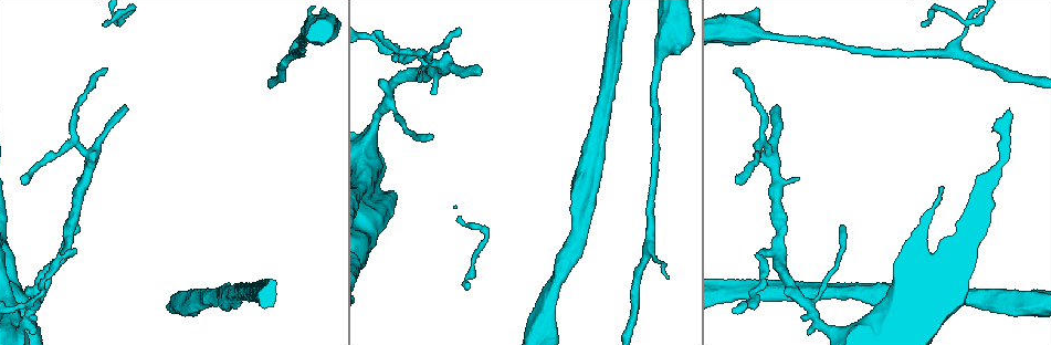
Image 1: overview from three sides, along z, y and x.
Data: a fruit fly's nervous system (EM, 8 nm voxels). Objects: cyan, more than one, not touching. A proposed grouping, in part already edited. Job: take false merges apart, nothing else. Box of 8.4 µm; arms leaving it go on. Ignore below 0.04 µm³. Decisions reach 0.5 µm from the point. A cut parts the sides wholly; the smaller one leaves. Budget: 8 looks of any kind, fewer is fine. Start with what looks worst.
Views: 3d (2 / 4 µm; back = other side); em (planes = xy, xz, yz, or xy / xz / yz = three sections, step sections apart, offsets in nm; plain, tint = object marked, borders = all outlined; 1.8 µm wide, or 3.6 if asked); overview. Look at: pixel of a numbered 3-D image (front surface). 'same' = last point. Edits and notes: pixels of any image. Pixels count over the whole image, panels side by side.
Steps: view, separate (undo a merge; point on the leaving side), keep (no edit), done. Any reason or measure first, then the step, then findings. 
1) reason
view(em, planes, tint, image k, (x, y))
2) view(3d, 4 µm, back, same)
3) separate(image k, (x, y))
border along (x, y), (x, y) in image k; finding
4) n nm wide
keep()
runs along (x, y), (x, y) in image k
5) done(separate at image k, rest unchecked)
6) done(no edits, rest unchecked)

sharp bend
view(em, planes, tint, image 1, (71, 140))

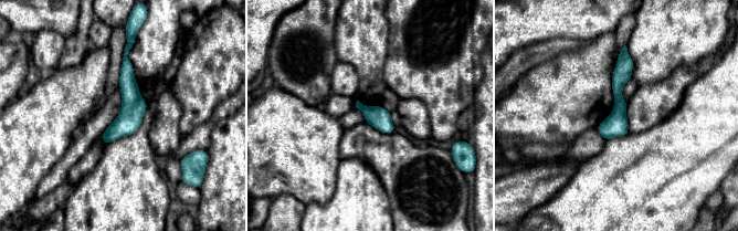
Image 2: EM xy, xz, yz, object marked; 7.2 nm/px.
keep()
runs along (624, 51), (618, 119), (605, 136) in image 2; one cell here

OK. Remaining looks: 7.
calibre changes
view(3d, 4 µm, image 1, (542, 318))

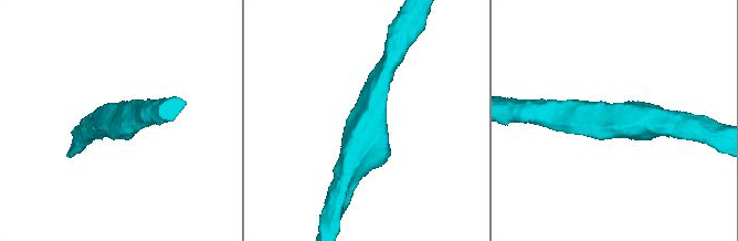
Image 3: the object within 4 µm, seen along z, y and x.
view(em, 3.6 µm, planes, plain, image 3, (371, 122))

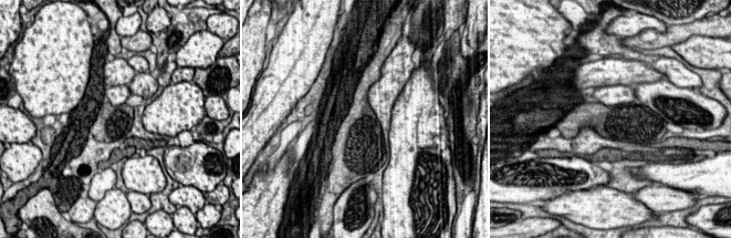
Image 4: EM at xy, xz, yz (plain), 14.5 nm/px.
with the object marked
view(em, 3.6 µm, planes, tint, same)

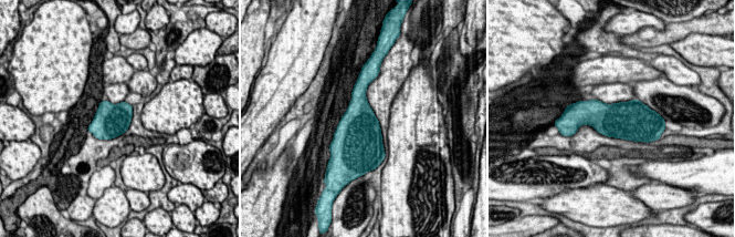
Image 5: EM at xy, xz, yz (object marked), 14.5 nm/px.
keep()
all the same cell

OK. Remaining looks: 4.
view(em, 3.6 µm, yz, step 8, tint, image 1, (759, 32))

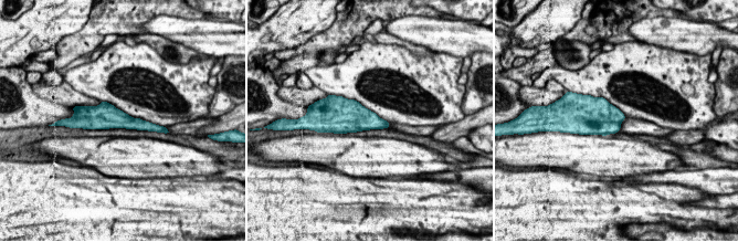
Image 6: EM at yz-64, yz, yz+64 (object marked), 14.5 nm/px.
300 nm wide
keep()
one cell here

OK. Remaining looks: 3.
done(no edits, rest unchecked)

